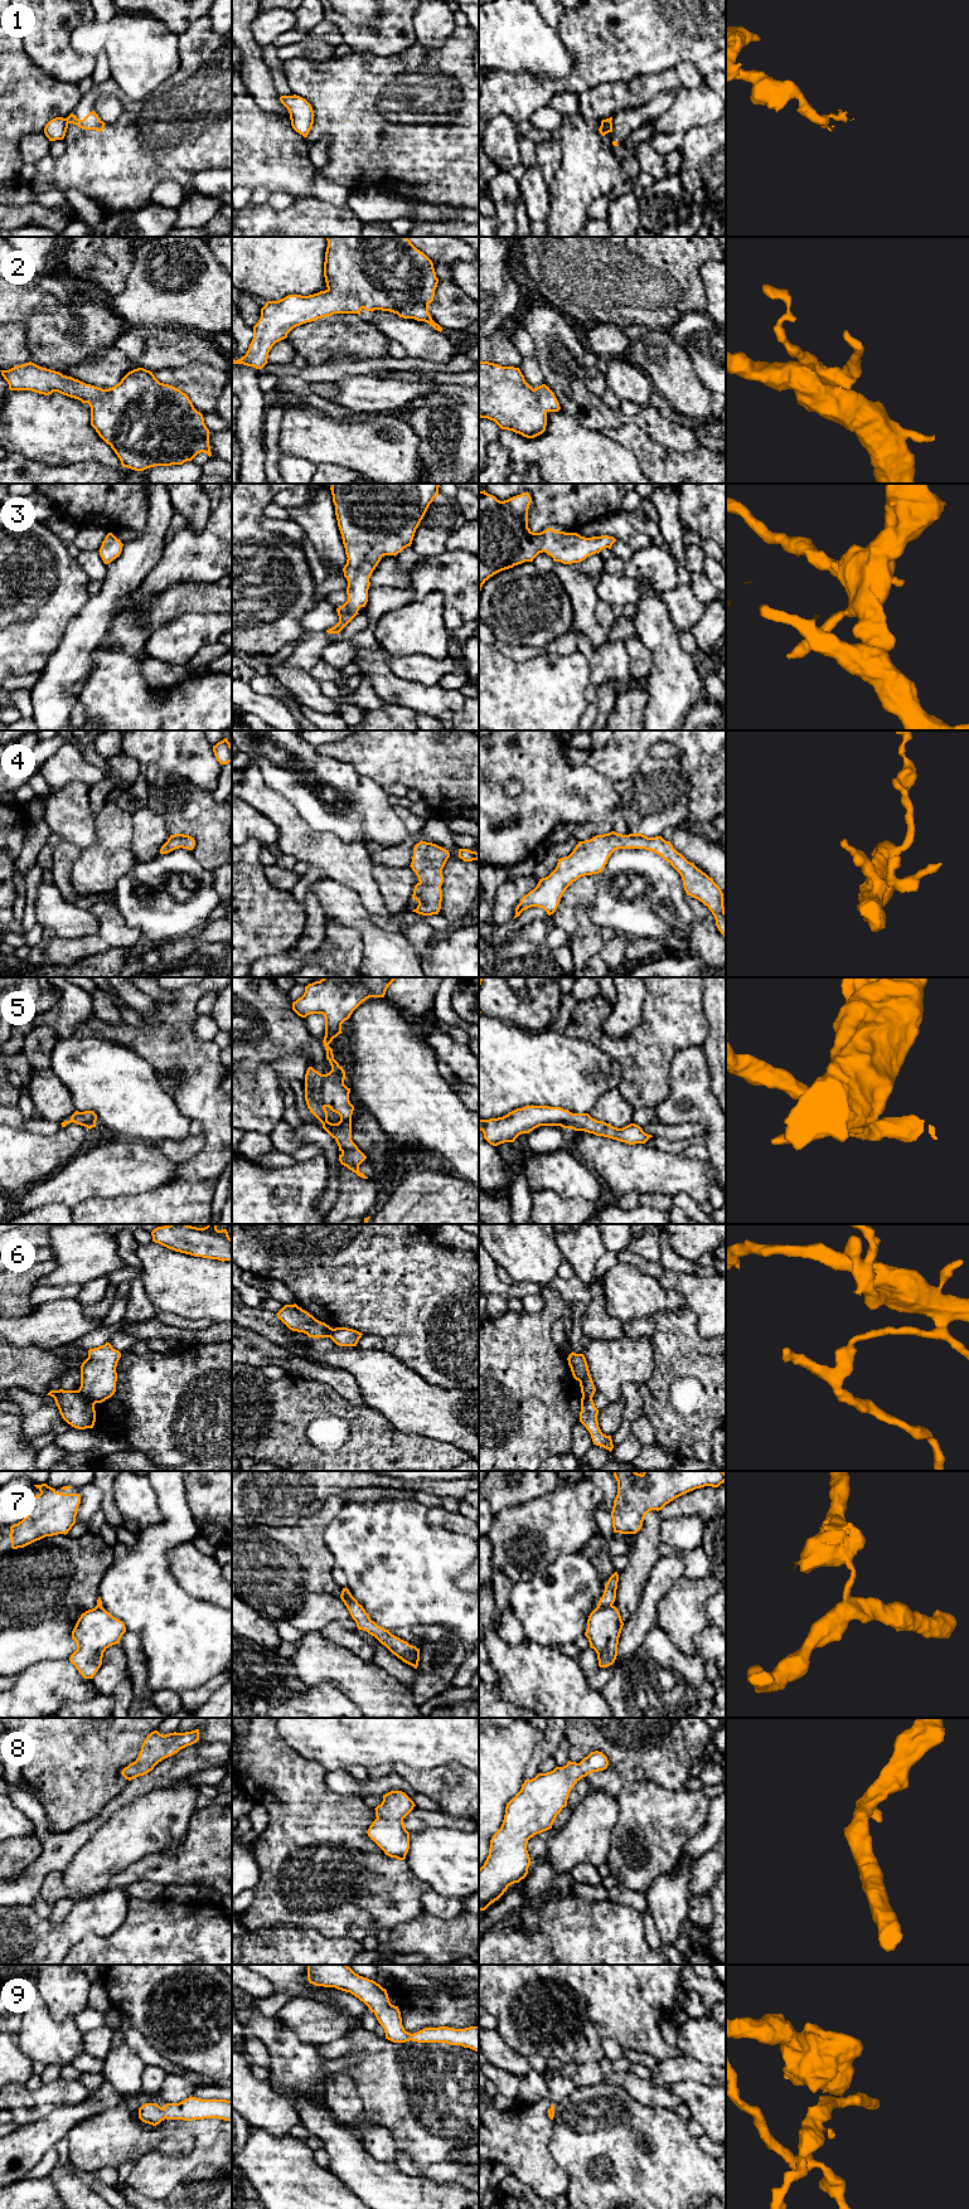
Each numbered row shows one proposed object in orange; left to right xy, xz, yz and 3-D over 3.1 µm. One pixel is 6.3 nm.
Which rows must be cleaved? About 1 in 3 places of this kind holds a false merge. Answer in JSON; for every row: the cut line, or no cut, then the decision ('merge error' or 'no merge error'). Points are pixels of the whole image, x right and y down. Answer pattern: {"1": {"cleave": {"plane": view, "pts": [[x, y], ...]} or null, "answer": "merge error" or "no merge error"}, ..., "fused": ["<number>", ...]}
{"1": {"cleave": {"plane": "xy", "pts": [[64, 119], [67, 124]]}, "answer": "merge error"}, "2": {"cleave": null, "answer": "no merge error"}, "3": {"cleave": null, "answer": "no merge error"}, "4": {"cleave": null, "answer": "no merge error"}, "5": {"cleave": null, "answer": "no merge error"}, "6": {"cleave": {"plane": "xy", "pts": [[78, 1389], [93, 1404]]}, "answer": "merge error"}, "7": {"cleave": {"plane": "yz", "pts": [[597, 1605], [611, 1606]]}, "answer": "merge error"}, "8": {"cleave": null, "answer": "no merge error"}, "9": {"cleave": null, "answer": "no merge error"}, "fused": ["1", "6", "7"]}

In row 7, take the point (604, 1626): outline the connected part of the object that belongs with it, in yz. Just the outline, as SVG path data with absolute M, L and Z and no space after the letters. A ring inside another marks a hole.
M615 1606L596 1607L588 1616L585 1636L597 1654L599 1666L612 1665L617 1656L619 1637L624 1622Z

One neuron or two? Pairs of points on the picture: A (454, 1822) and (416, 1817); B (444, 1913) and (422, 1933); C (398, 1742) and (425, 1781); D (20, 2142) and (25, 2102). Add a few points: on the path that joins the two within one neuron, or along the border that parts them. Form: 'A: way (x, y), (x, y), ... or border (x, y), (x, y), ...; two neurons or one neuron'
A: way (445, 1821), (425, 1819); one neuron
B: border (463, 1903), (463, 1911), (449, 1919), (425, 1912); two neurons
C: border (393, 1763), (405, 1763), (417, 1770), (447, 1767); two neurons
D: border (51, 2112), (42, 2118), (18, 2125); two neurons

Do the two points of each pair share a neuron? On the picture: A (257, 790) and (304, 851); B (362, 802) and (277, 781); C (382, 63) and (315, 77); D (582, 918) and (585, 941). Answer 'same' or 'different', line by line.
A: same
B: same
C: same
D: same

